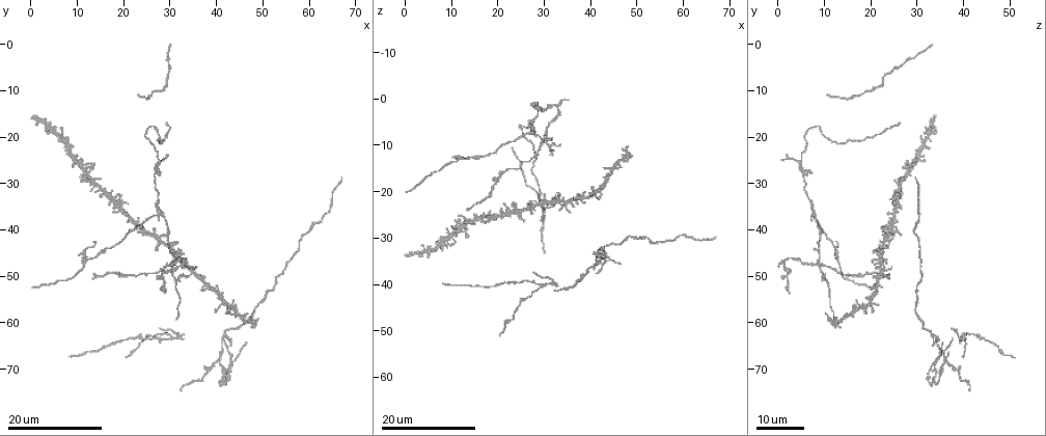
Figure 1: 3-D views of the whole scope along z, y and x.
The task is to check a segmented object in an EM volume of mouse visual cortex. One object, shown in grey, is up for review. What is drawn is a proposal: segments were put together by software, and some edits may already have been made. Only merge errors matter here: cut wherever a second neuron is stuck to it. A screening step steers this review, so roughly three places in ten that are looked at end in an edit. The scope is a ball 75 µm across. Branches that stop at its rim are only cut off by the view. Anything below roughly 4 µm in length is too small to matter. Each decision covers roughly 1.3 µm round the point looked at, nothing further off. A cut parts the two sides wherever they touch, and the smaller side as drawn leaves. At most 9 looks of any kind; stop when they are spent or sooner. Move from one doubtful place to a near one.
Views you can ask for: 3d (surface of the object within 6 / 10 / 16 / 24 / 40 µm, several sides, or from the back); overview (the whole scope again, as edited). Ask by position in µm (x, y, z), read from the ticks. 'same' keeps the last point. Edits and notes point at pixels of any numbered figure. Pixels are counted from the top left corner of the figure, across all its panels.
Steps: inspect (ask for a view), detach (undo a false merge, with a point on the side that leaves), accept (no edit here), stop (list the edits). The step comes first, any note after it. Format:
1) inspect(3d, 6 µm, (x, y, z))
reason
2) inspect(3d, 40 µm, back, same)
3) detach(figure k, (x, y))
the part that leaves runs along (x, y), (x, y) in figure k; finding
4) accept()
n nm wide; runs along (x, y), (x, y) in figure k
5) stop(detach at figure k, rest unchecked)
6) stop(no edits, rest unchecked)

inspect(3d, 16 µm, (40.5, 68.0, 36.5))
arms run side by side

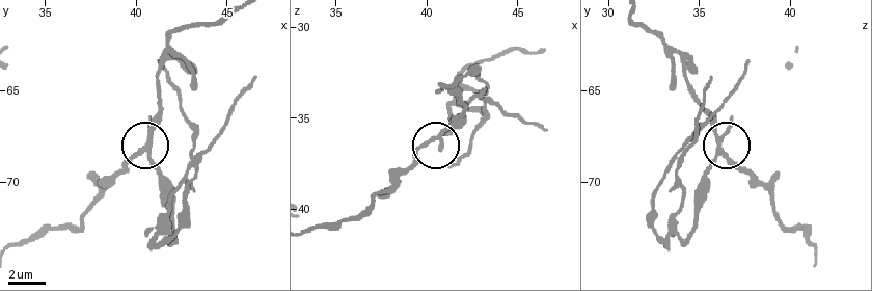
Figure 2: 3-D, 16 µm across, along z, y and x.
inspect(3d, 6 µm, (40.5, 68.3, 36.1))
zoom in

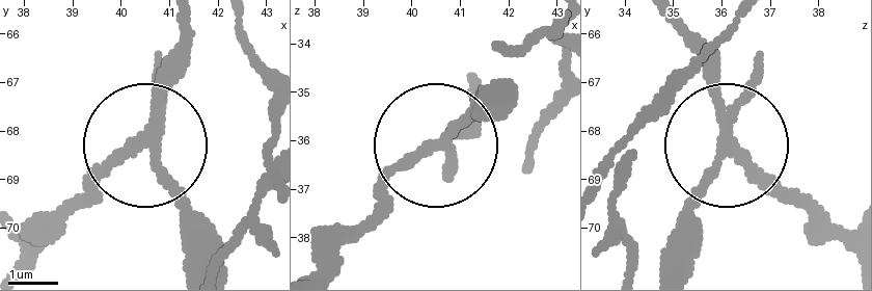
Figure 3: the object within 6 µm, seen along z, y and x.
detach(figure 3, (176, 194))
4 arms; the part that leaves runs along (155, 139), (192, 235), (192, 271) in figure 3; a second neuron is stuck on

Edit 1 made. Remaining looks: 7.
inspect(3d, 16 µm, (27.0, 37.0, 7.0))
small branch off a trunk

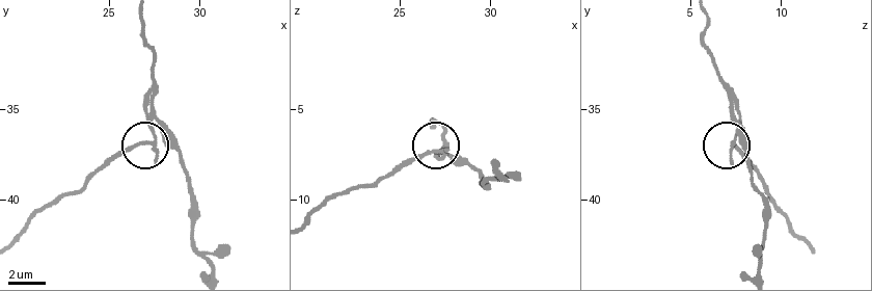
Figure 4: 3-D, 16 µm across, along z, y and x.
inspect(3d, 10 µm, (27.4, 36.7, 7.4))

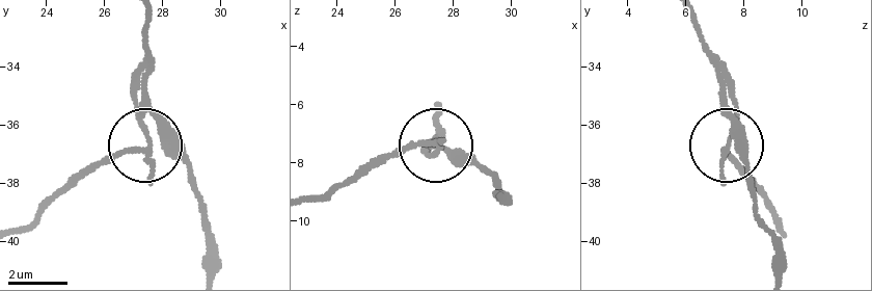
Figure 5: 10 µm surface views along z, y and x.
detach(figure 5, (142, 107))
240 nm wide; the part that leaves runs along (144, 148), (144, 23) in figure 5; a second neuron is stuck on

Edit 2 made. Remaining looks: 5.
inspect(3d, 16 µm, (42.0, 56.0, 20.5))
looks like a crossing

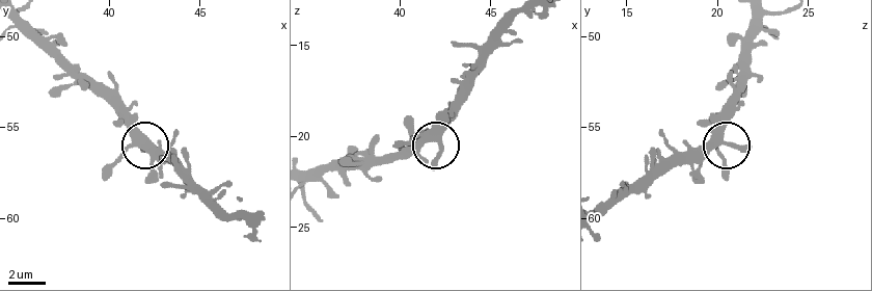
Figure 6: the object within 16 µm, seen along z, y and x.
inspect(3d, 10 µm, (42.1, 55.7, 20.2))

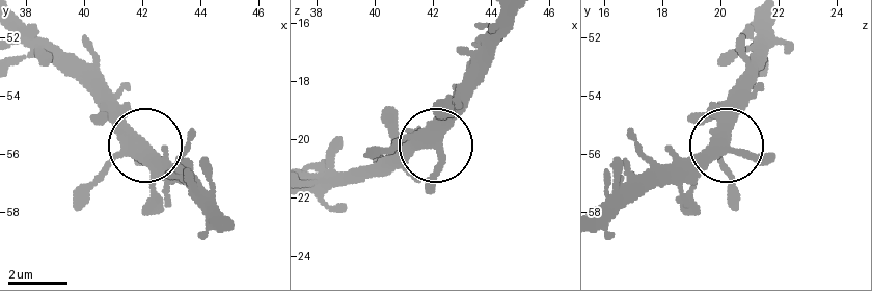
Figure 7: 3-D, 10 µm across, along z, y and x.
accept()
4 arms; runs along (771, 22), (762, 67), (725, 146), (677, 183) in figure 7; continuous, no second neuron

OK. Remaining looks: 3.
inspect(3d, 24 µm, (42.0, 63.0, 34.0))
four or more arms meet

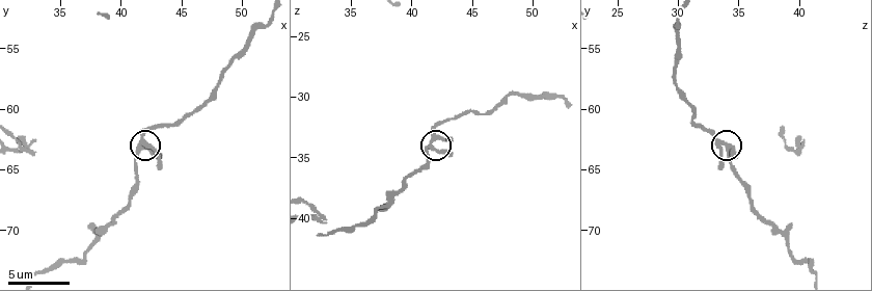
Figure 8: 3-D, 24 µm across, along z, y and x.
inspect(3d, 6 µm, (42.0, 62.8, 33.2))

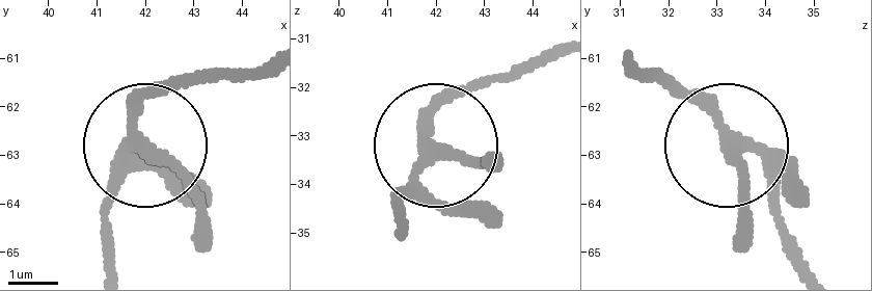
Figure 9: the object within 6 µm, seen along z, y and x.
inspect(3d, 6 µm, back, (41.95, 62.85, 33.40))

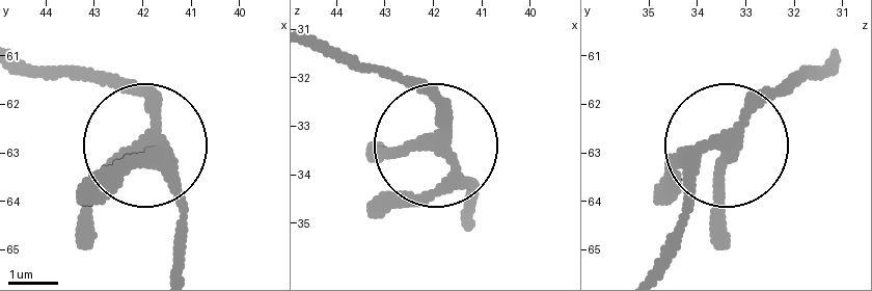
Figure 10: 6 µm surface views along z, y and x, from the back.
accept()
4 arms; continuous, no second neuron

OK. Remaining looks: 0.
stop(detach at figure 3, detach at figure 5, rest unchecked)

